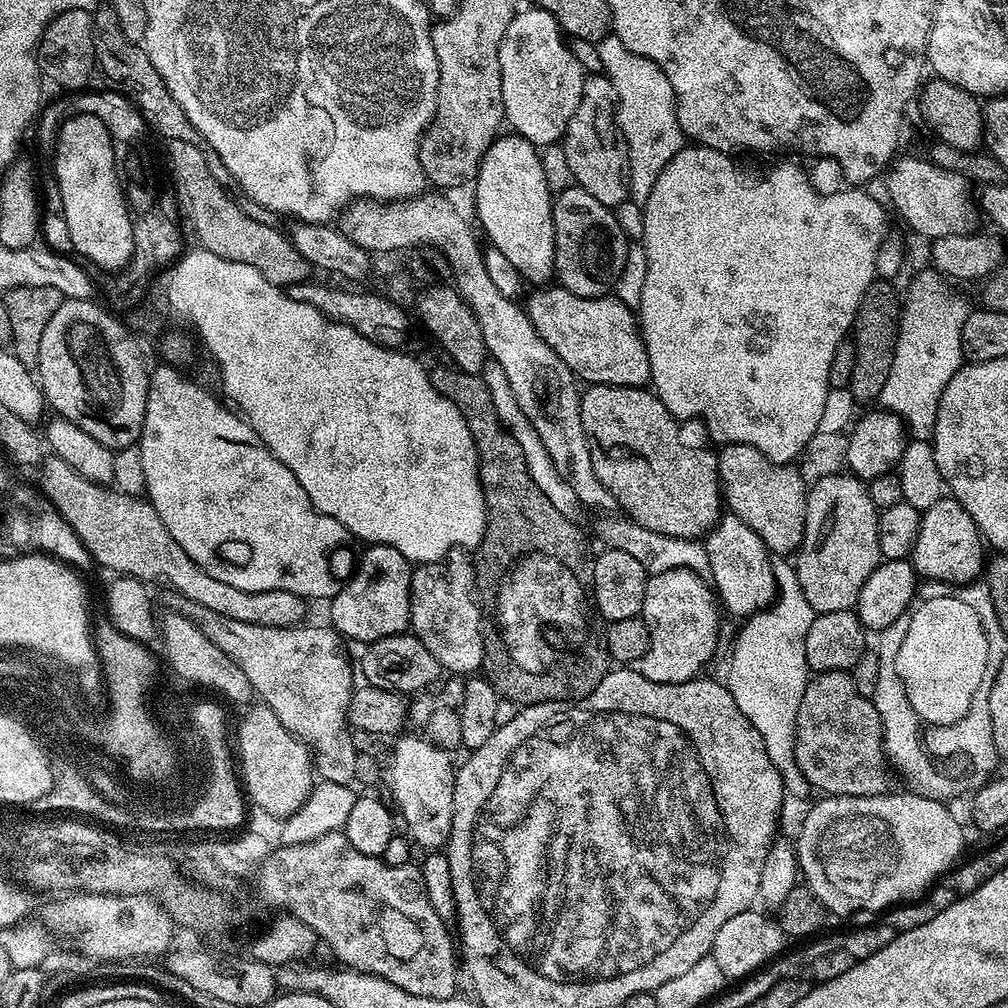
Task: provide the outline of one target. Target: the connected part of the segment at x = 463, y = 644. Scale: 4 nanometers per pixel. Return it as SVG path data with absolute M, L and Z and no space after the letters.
M452 554L431 564L416 564L412 570L409 627L426 646L441 669L468 676L481 669L486 642L480 630L480 612L472 600L474 564L464 554Z

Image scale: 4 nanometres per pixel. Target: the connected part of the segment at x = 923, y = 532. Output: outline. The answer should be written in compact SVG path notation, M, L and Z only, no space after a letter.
M945 498L922 512L918 538L910 557L910 563L923 579L925 576L928 580L945 580L948 584L963 586L973 583L985 571L986 553L984 554L984 548L986 549L986 541L980 535L974 518L970 518L970 514L966 514L966 510L956 499Z

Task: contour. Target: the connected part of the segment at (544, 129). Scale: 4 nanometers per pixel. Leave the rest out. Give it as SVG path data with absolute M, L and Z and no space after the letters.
M529 6L526 10L519 9L499 44L499 66L502 70L505 121L514 126L513 131L519 136L526 137L538 148L561 141L568 128L568 122L575 114L578 102L581 101L586 70L567 44L565 35L554 16L544 8L535 6Z

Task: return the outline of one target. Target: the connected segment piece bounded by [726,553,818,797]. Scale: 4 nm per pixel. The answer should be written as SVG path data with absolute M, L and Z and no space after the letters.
M783 553L769 555L772 576L775 583L775 597L767 607L749 615L739 625L731 645L732 661L728 664L726 683L738 710L750 718L750 726L762 734L762 746L770 754L770 762L782 778L782 786L789 797L804 796L810 792L806 774L798 770L794 758L796 741L796 719L798 706L802 706L802 694L810 679L806 662L806 633L810 622L818 615L806 602L795 565Z

